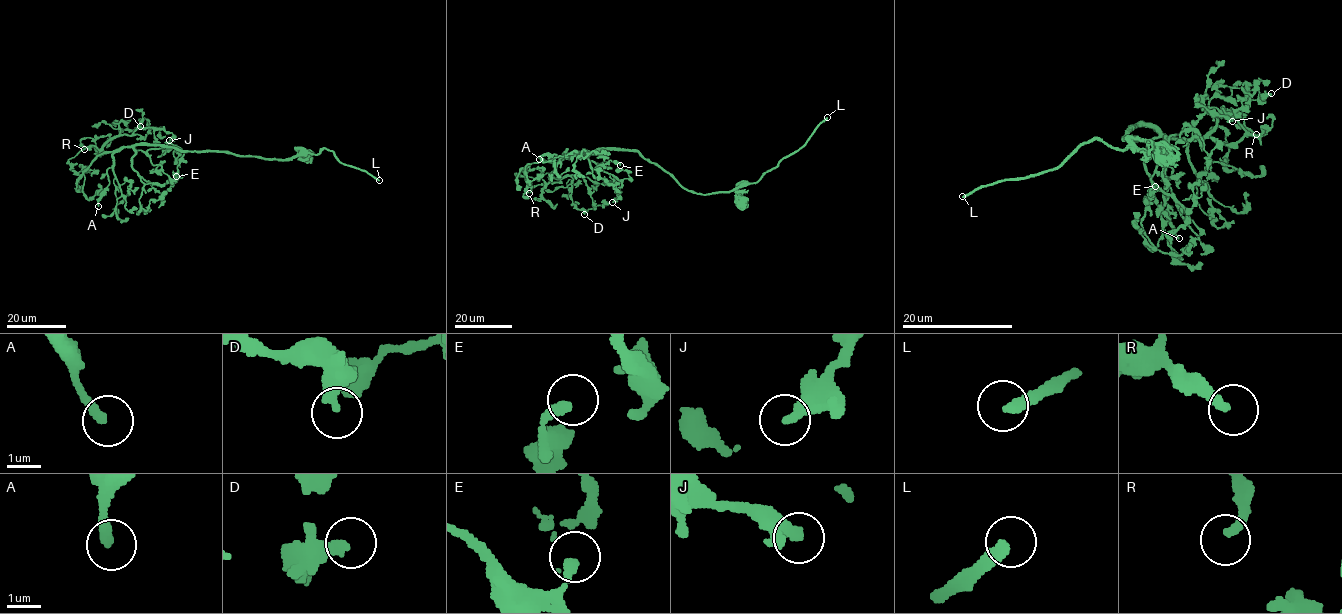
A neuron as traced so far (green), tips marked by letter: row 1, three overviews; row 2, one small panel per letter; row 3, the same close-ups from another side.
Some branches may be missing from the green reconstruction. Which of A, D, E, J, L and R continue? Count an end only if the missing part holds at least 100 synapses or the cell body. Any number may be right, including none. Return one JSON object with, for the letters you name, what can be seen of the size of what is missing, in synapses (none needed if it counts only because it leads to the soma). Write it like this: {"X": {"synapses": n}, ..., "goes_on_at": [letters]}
{"A": {"synapses": 110}, "goes_on_at": ["A", "L"]}

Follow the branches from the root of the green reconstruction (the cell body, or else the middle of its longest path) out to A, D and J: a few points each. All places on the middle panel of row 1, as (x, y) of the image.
A: (658, 167), (637, 152), (627, 149), (594, 149), (569, 154), (566, 149), (560, 157), (543, 154), (539, 159)
D: (658, 167), (627, 149), (594, 149), (563, 158), (553, 176), (573, 178), (572, 203), (584, 214)
J: (658, 167), (627, 149), (578, 153), (556, 165), (557, 178), (575, 175), (615, 182), (620, 194), (612, 202)

